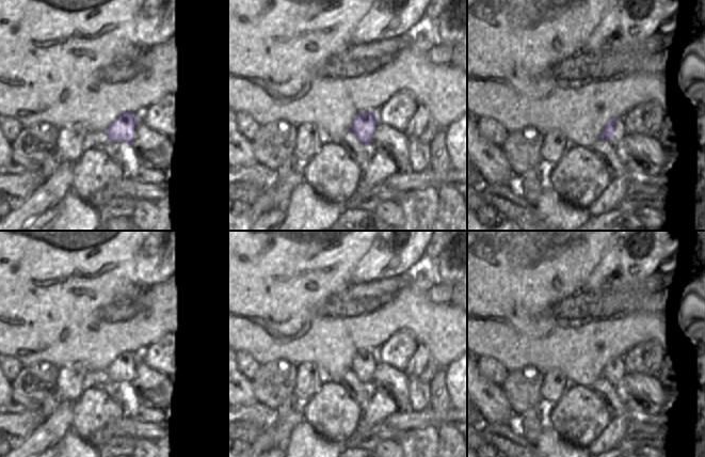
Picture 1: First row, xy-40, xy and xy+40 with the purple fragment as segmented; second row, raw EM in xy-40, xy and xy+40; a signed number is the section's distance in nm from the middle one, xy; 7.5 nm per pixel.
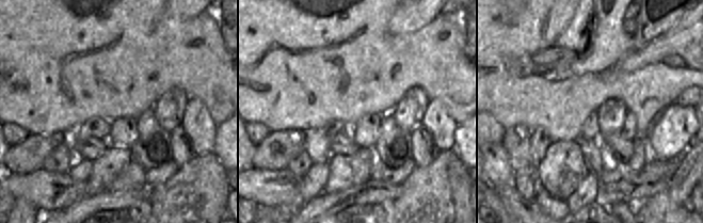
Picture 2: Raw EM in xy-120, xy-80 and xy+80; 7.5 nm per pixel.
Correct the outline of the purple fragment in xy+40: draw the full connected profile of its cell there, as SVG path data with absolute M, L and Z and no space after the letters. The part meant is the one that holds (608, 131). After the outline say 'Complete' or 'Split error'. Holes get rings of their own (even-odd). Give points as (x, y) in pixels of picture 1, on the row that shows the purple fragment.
M611 119L610 121L608 121L606 123L606 125L604 126L599 138L603 140L614 140L614 132L616 130L616 119Z. Complete.

